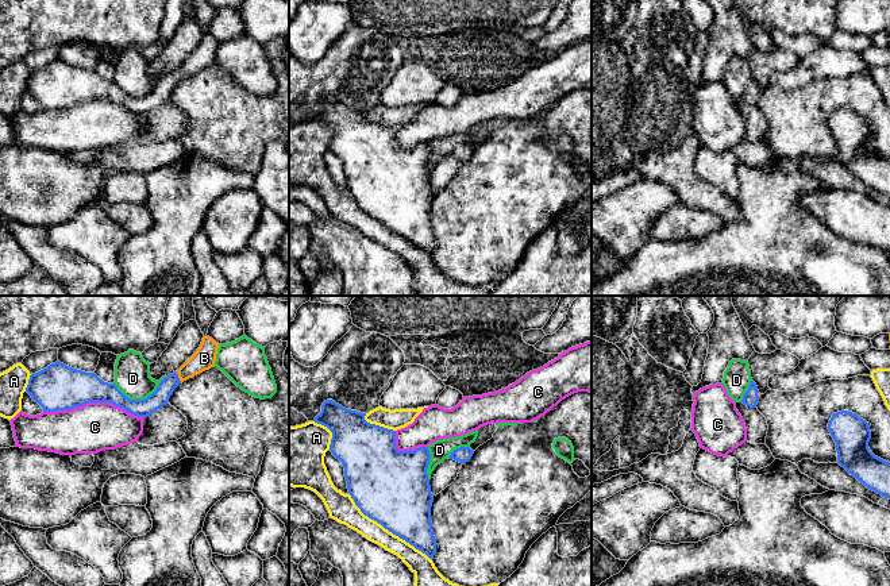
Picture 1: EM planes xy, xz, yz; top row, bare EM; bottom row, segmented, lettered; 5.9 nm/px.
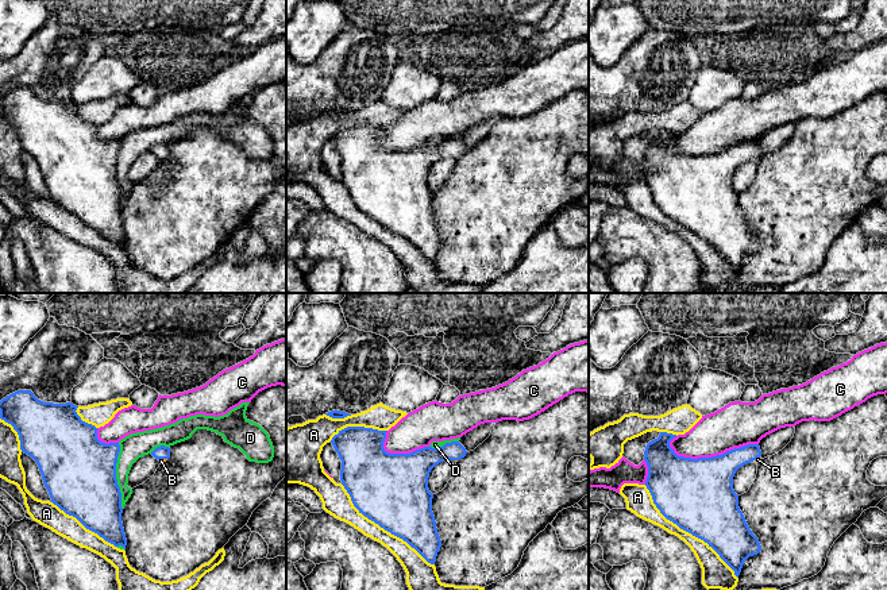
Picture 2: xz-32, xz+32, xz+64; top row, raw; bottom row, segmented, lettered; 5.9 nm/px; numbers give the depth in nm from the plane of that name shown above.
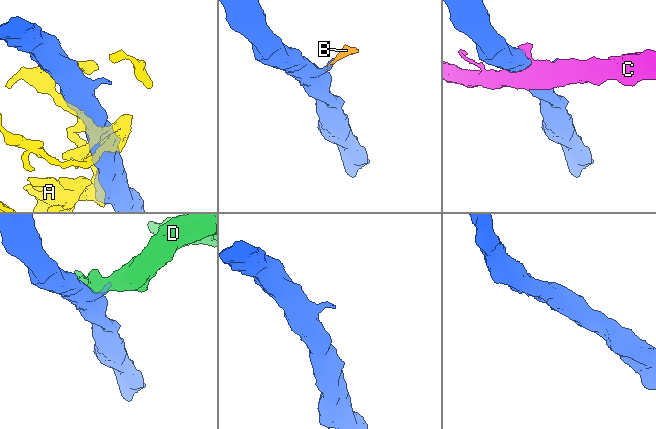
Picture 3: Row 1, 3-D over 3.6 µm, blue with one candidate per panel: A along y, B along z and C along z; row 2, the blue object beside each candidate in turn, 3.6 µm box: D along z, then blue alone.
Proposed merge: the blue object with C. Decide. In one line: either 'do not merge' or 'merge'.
do not merge

